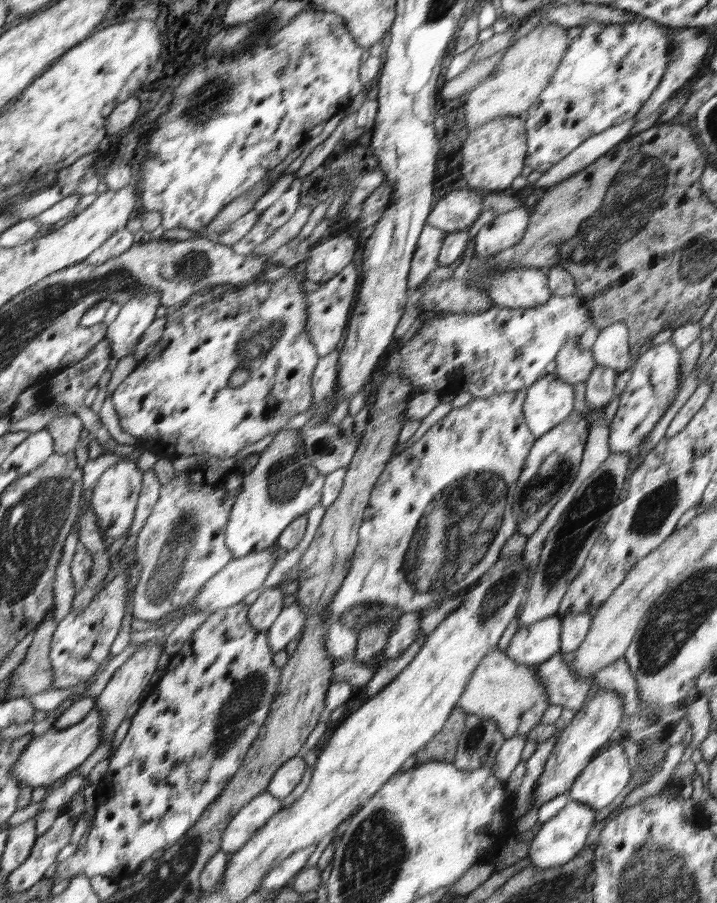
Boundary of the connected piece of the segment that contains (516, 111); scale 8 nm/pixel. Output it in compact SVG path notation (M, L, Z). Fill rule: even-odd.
M555 24L537 26L504 50L504 56L491 72L492 76L467 93L468 98L462 110L467 130L474 130L489 120L526 114L548 86L560 60L564 58L569 48L566 37L569 29Z

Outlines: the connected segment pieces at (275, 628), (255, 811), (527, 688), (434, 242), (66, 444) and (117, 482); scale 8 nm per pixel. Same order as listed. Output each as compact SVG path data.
M298 602L284 607L267 630L269 644L274 652L284 650L290 640L301 636L308 620L309 617L306 616L305 609Z
M268 791L255 796L225 827L220 851L226 854L238 853L283 807L281 799Z
M496 646L477 665L457 707L466 710L467 714L496 721L506 740L517 735L527 740L529 733L542 724L542 716L546 716L546 709L551 705L537 674L538 667L518 664Z
M425 224L425 231L422 232L420 242L417 244L417 251L412 261L410 272L410 289L418 289L428 279L430 273L437 268L438 259L438 230Z
M76 414L54 417L46 427L53 438L53 452L74 452L83 429L82 424L83 421Z
M119 461L107 468L97 480L91 497L91 510L105 538L120 538L133 523L137 500L142 492L146 468L139 468L135 461Z

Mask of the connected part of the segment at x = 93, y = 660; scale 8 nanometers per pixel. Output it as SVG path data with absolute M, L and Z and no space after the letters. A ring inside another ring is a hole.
M120 570L104 589L82 612L70 611L59 623L51 637L49 659L53 672L51 688L60 690L81 684L96 675L96 670L110 653L110 646L120 632L124 620L126 580L128 576Z

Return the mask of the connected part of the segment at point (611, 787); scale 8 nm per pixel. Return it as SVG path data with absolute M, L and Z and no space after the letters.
M618 743L592 761L567 793L570 801L586 803L600 811L626 788L631 770L624 748Z

